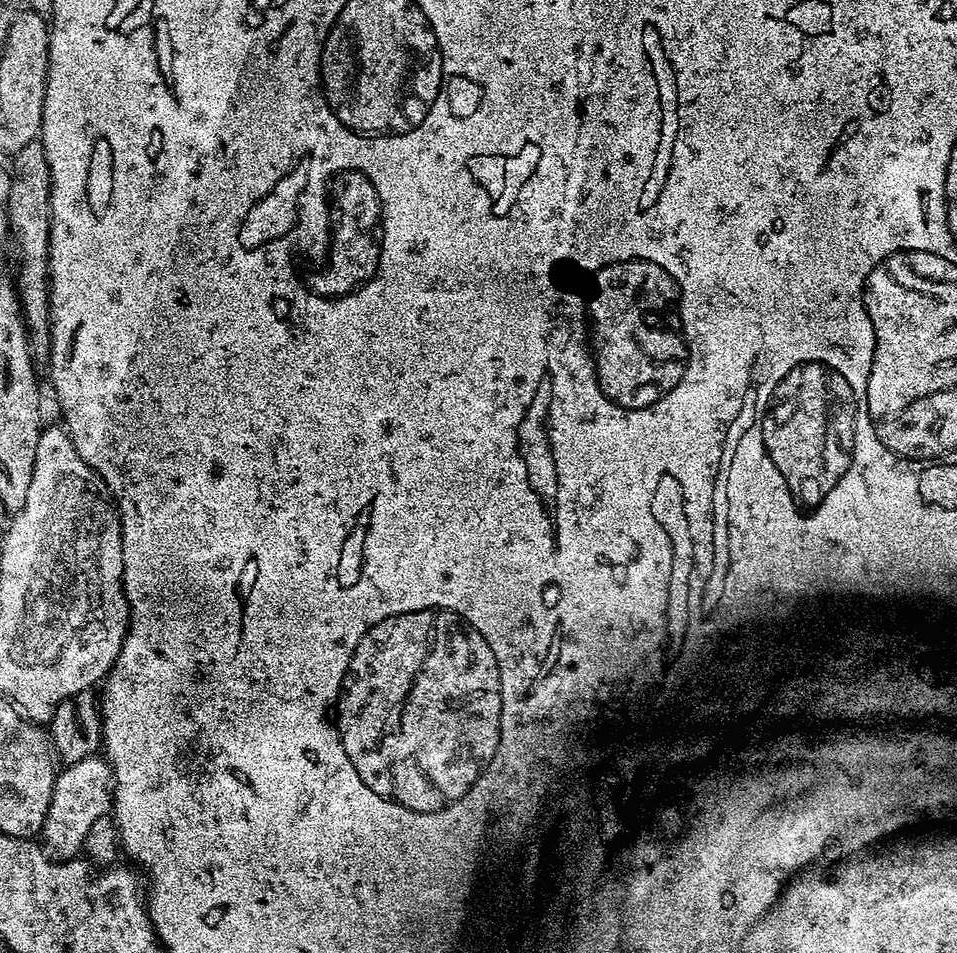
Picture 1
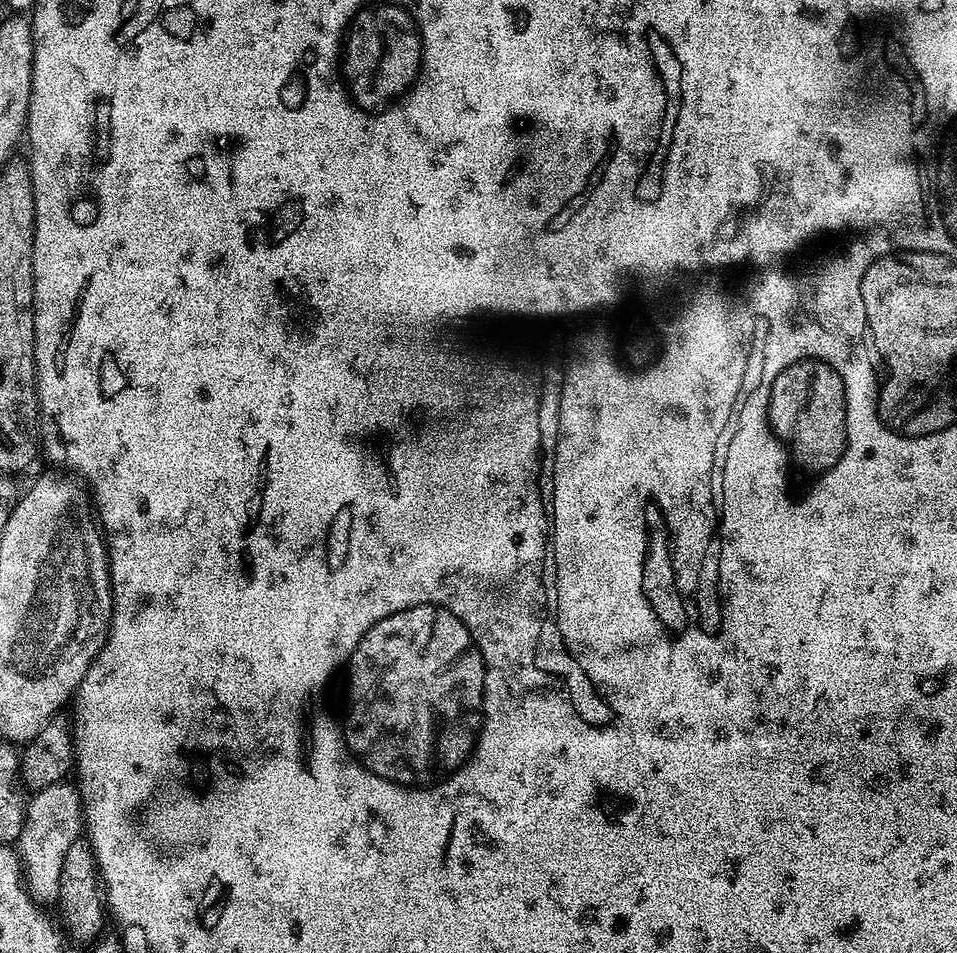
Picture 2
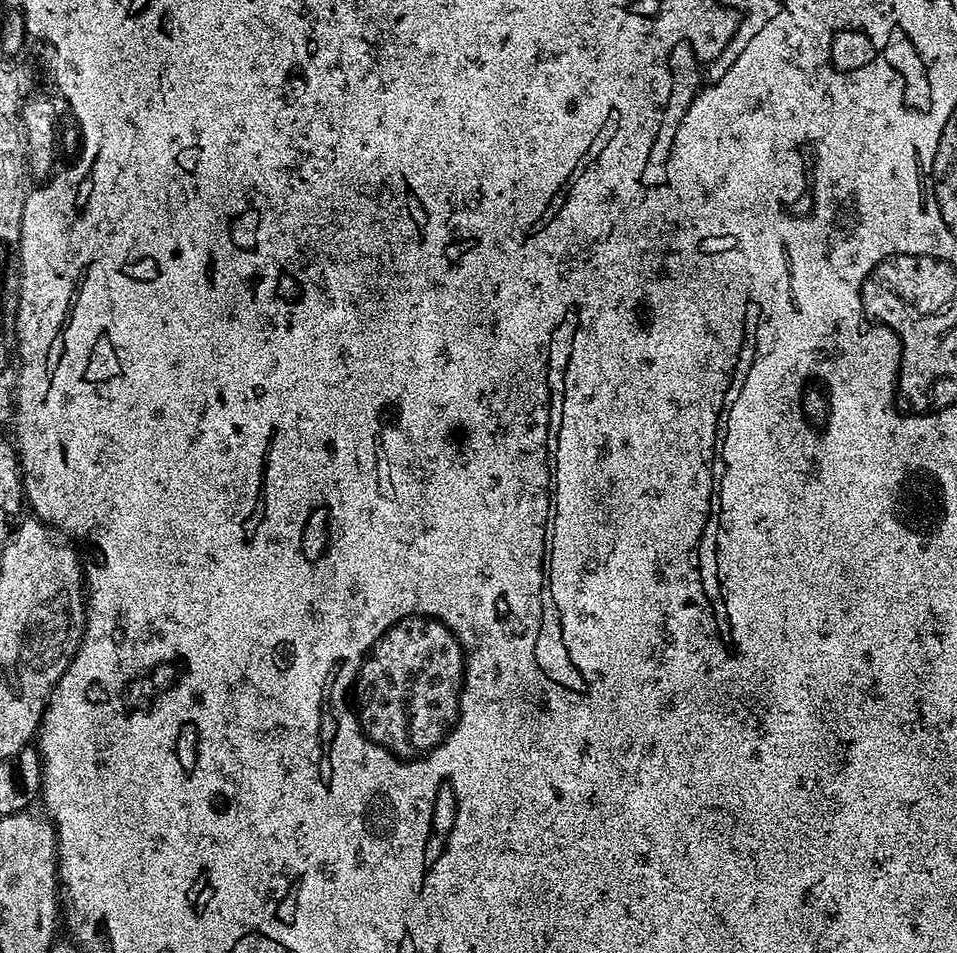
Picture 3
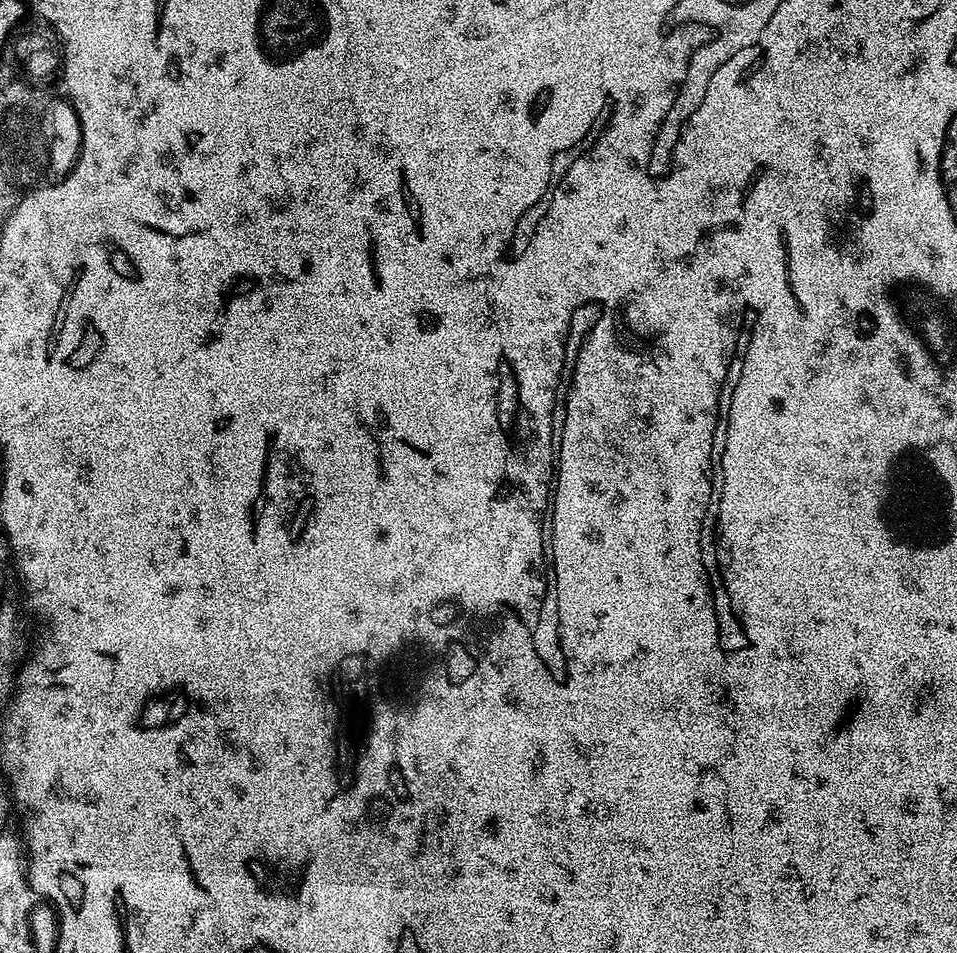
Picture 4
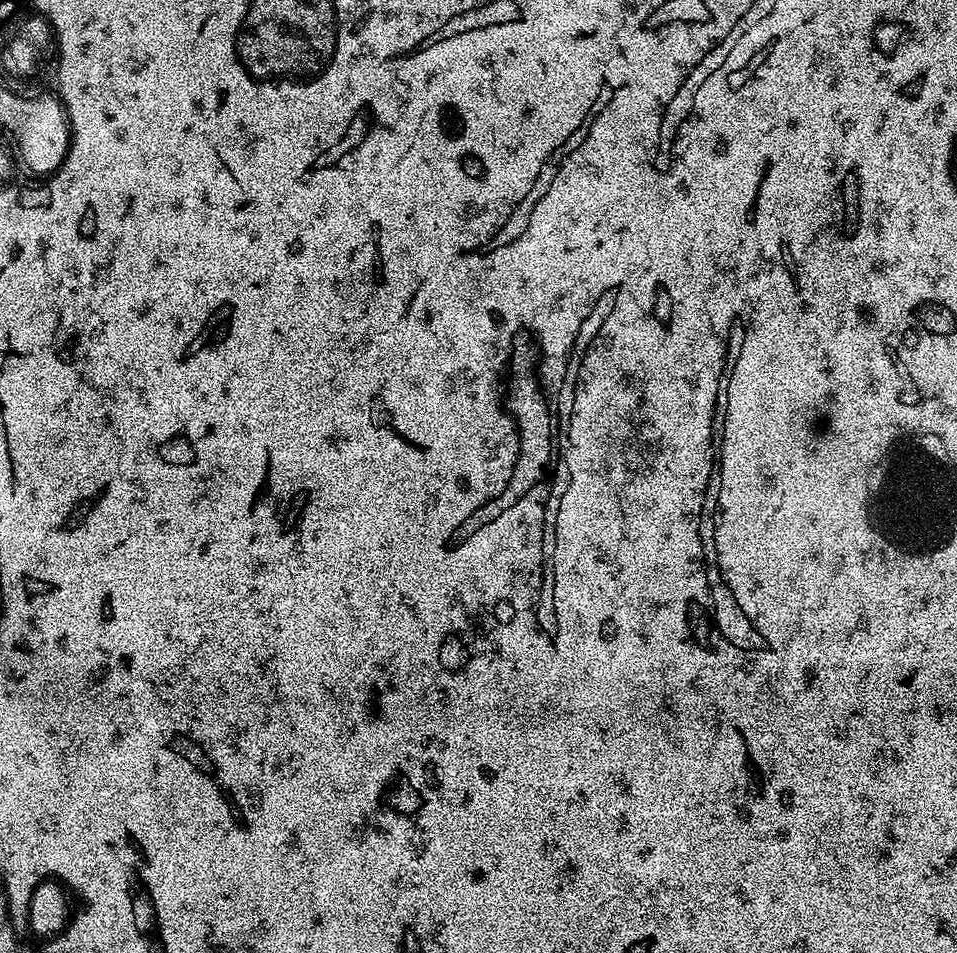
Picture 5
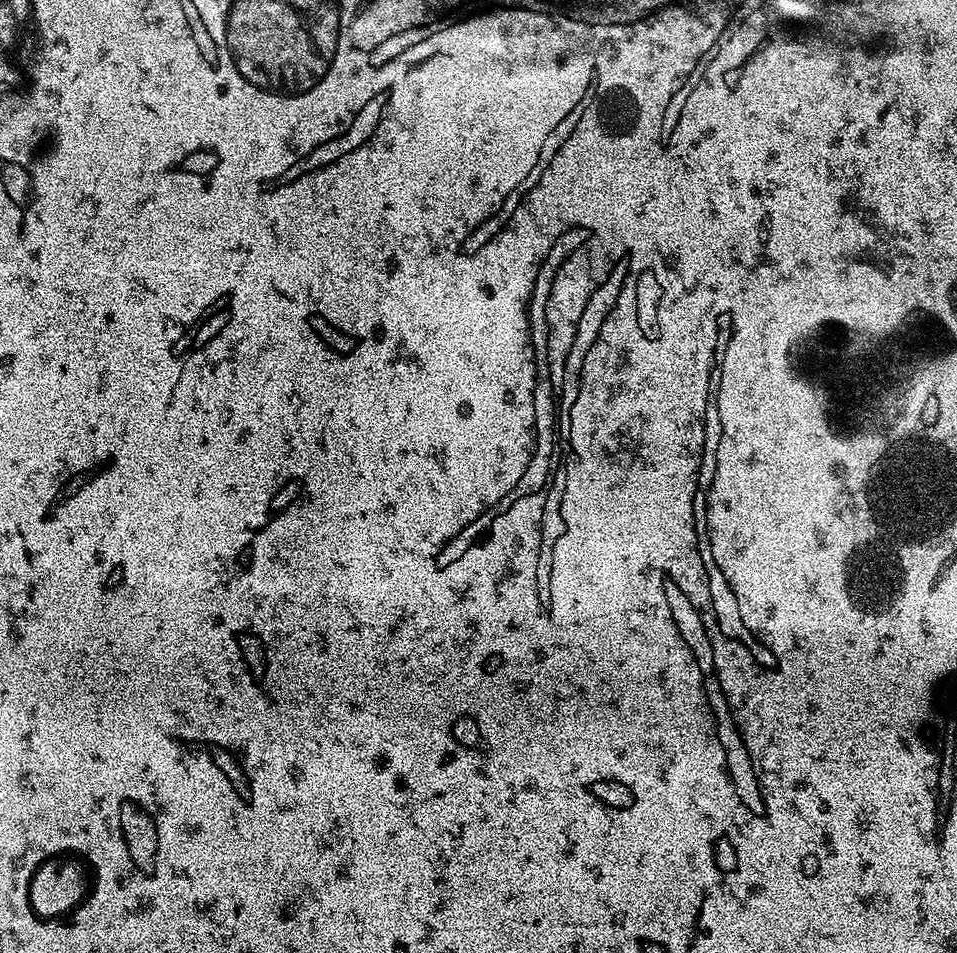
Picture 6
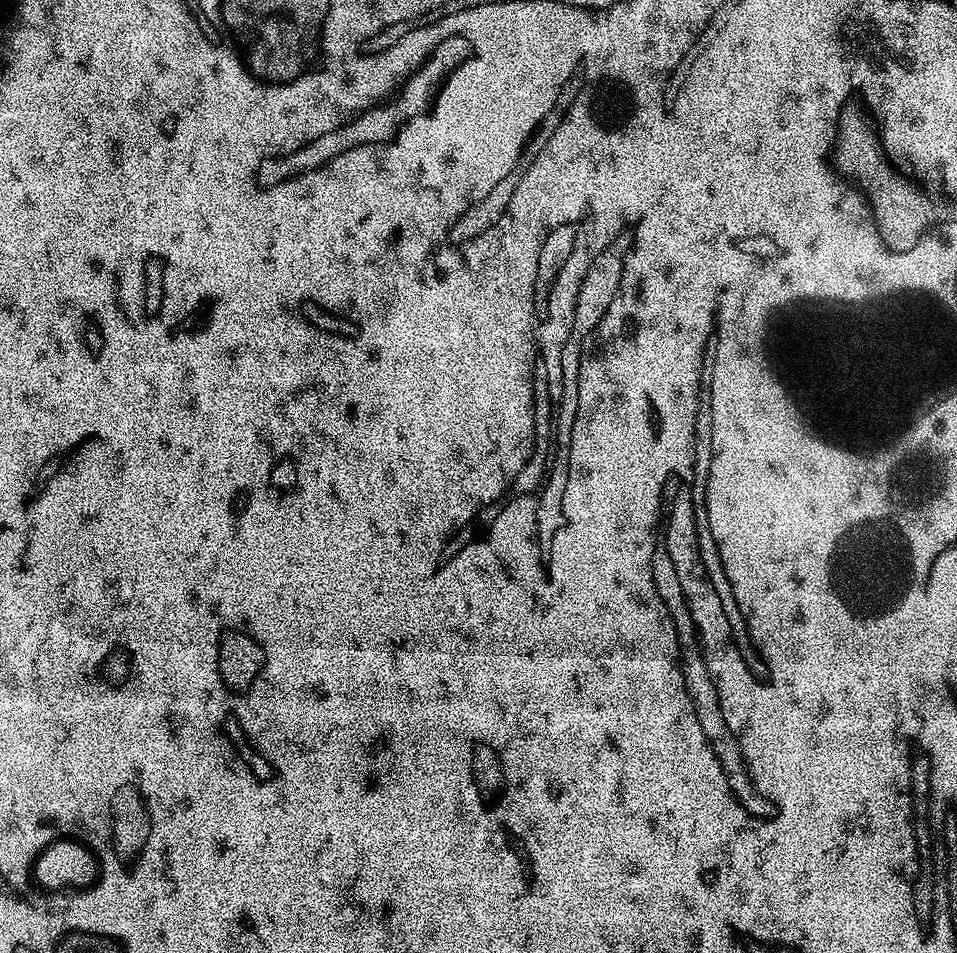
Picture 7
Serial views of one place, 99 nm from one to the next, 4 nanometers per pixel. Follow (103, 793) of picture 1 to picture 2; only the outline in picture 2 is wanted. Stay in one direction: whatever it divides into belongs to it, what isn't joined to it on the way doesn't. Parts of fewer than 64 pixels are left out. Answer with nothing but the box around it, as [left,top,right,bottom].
[14,782,82,906]

